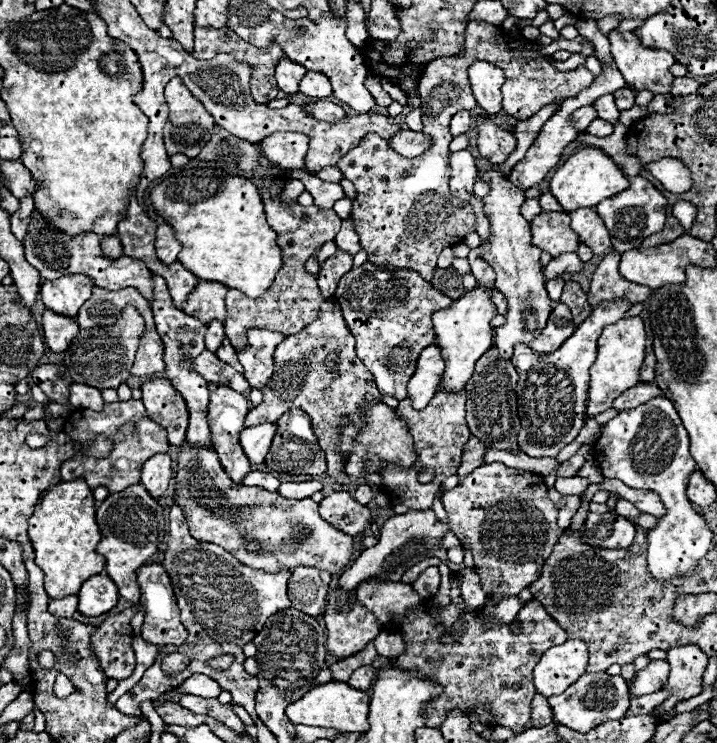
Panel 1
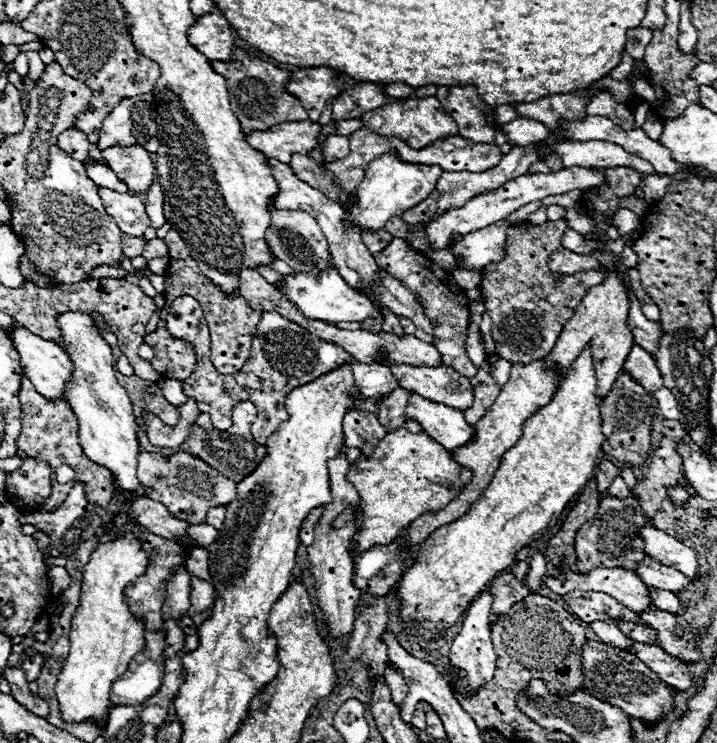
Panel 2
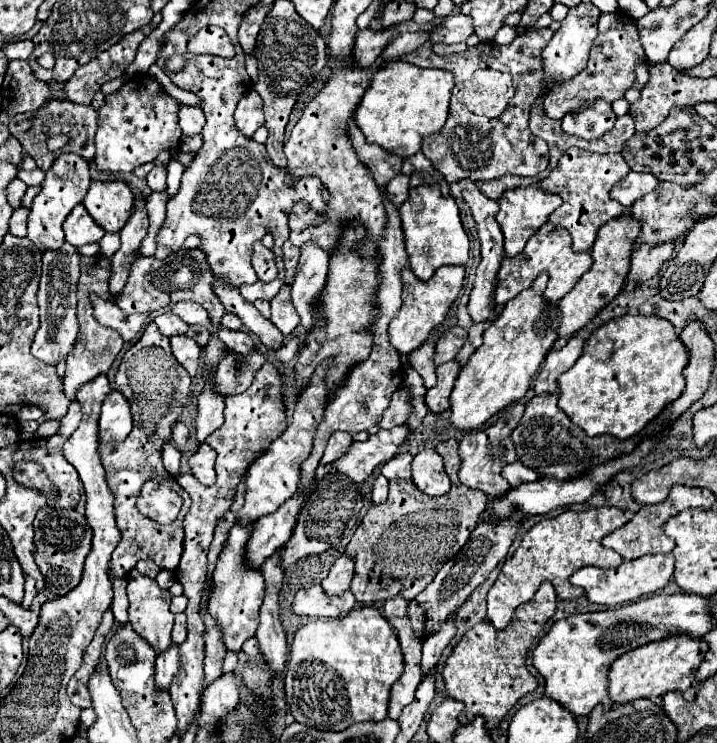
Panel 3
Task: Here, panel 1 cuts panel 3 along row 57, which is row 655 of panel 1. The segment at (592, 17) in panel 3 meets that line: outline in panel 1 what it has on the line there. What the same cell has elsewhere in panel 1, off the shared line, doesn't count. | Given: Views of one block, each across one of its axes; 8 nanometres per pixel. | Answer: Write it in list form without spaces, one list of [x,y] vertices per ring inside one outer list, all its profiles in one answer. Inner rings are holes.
[[[580,638],[548,648],[534,668],[536,692],[542,692],[546,698],[564,692],[586,672],[586,664],[588,646]]]

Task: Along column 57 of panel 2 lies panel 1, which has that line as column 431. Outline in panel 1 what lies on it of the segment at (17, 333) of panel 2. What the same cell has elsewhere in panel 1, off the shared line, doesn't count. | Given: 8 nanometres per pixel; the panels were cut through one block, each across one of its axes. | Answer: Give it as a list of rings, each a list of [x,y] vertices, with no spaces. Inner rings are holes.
[[[430,344],[428,348],[424,348],[424,352],[418,358],[416,372],[408,382],[408,396],[412,396],[412,406],[416,410],[424,408],[436,394],[444,374],[444,366],[446,362],[436,344]]]

